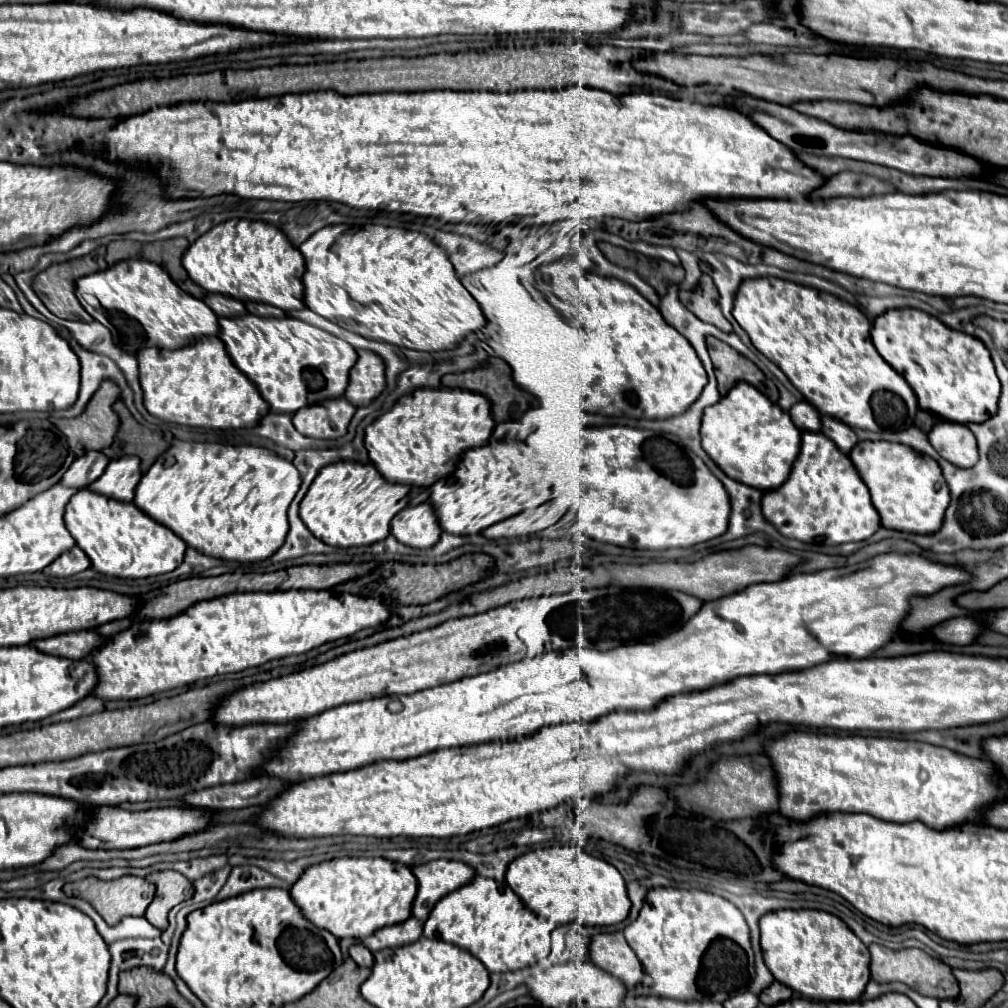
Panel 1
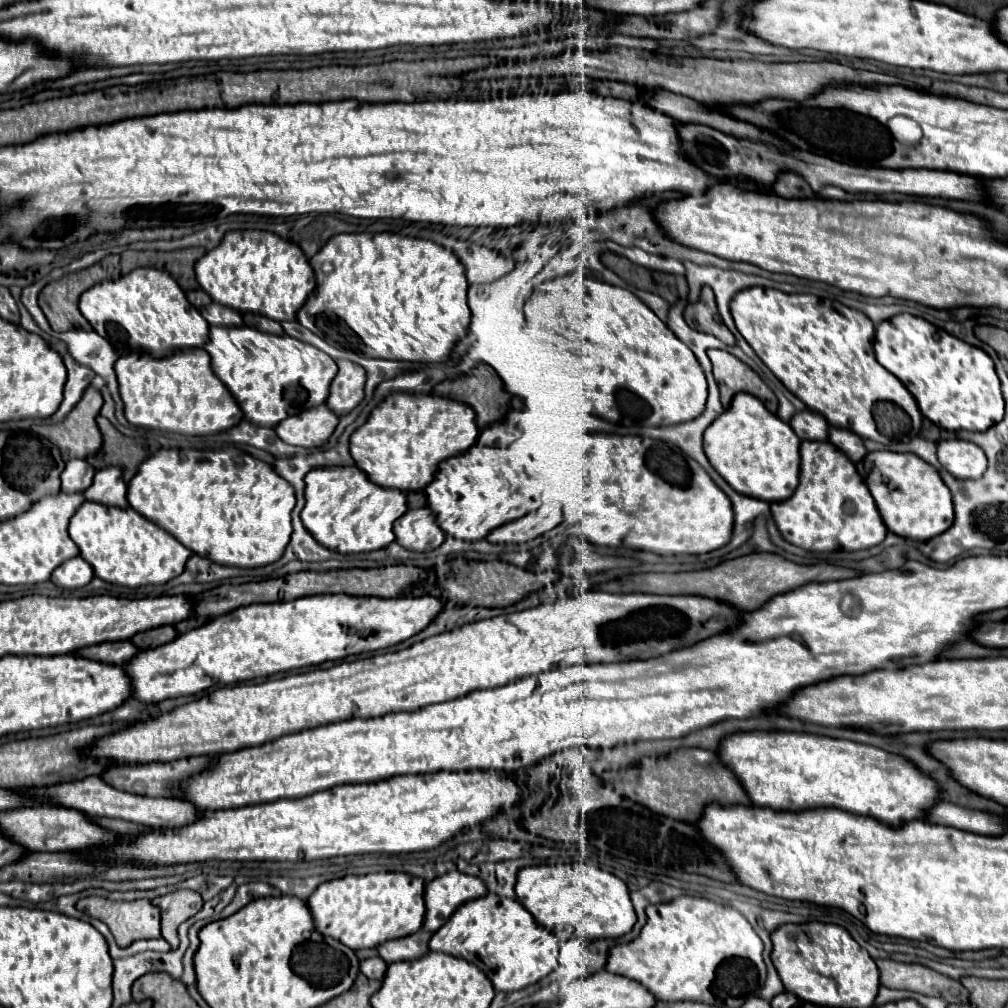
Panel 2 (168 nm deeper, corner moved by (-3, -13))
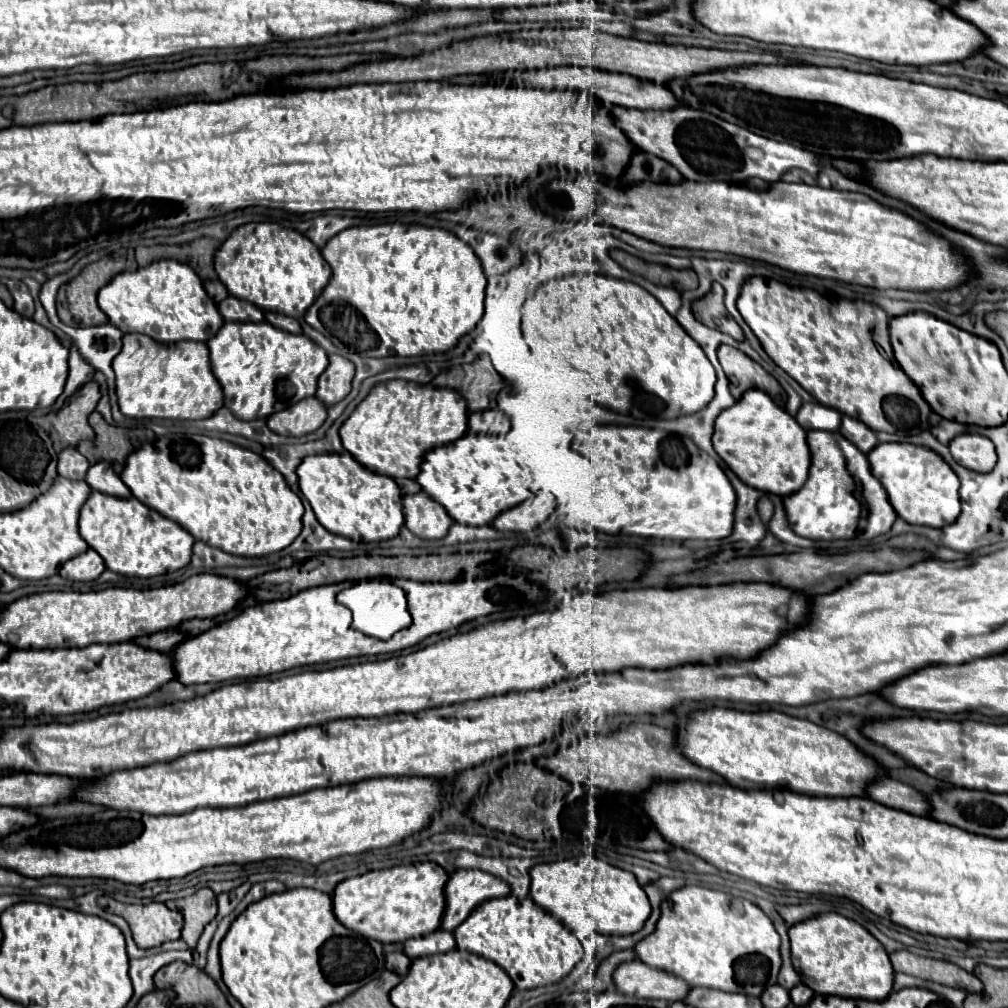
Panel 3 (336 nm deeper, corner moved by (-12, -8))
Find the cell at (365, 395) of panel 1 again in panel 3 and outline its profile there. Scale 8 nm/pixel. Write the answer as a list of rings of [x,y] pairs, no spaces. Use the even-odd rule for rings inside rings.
[[[330,355],[330,367],[318,381],[316,397],[328,407],[340,403],[352,391],[354,373],[356,373],[356,367],[350,359],[342,355]]]

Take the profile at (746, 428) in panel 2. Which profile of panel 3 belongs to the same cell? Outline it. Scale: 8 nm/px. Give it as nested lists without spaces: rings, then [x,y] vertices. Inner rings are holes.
[[[760,389],[746,391],[740,401],[718,415],[712,443],[718,457],[754,489],[784,497],[798,491],[808,479],[806,431]]]

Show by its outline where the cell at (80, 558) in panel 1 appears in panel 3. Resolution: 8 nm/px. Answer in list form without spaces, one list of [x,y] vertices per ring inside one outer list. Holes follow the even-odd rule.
[[[88,549],[86,553],[64,563],[60,569],[60,575],[70,581],[94,581],[104,569],[106,565],[102,557],[94,549]]]

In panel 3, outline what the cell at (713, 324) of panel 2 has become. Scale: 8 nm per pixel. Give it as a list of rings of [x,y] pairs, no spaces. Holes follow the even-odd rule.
[[[712,283],[710,293],[692,303],[692,311],[694,311],[694,317],[706,327],[728,333],[736,341],[744,341],[742,329],[738,327],[738,323],[730,317],[728,309],[724,307],[724,289],[720,283]]]

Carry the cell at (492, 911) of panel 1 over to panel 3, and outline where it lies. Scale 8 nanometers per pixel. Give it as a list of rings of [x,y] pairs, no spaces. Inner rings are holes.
[[[514,895],[490,899],[478,905],[466,921],[454,929],[454,939],[458,949],[476,953],[500,965],[518,989],[558,983],[584,955],[580,941],[568,927],[538,907],[530,897],[514,899]]]

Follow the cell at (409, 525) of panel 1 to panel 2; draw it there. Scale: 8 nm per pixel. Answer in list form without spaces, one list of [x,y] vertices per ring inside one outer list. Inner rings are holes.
[[[429,508],[407,510],[395,522],[395,542],[413,552],[429,552],[439,548],[445,540],[445,532],[441,532],[433,512]]]

